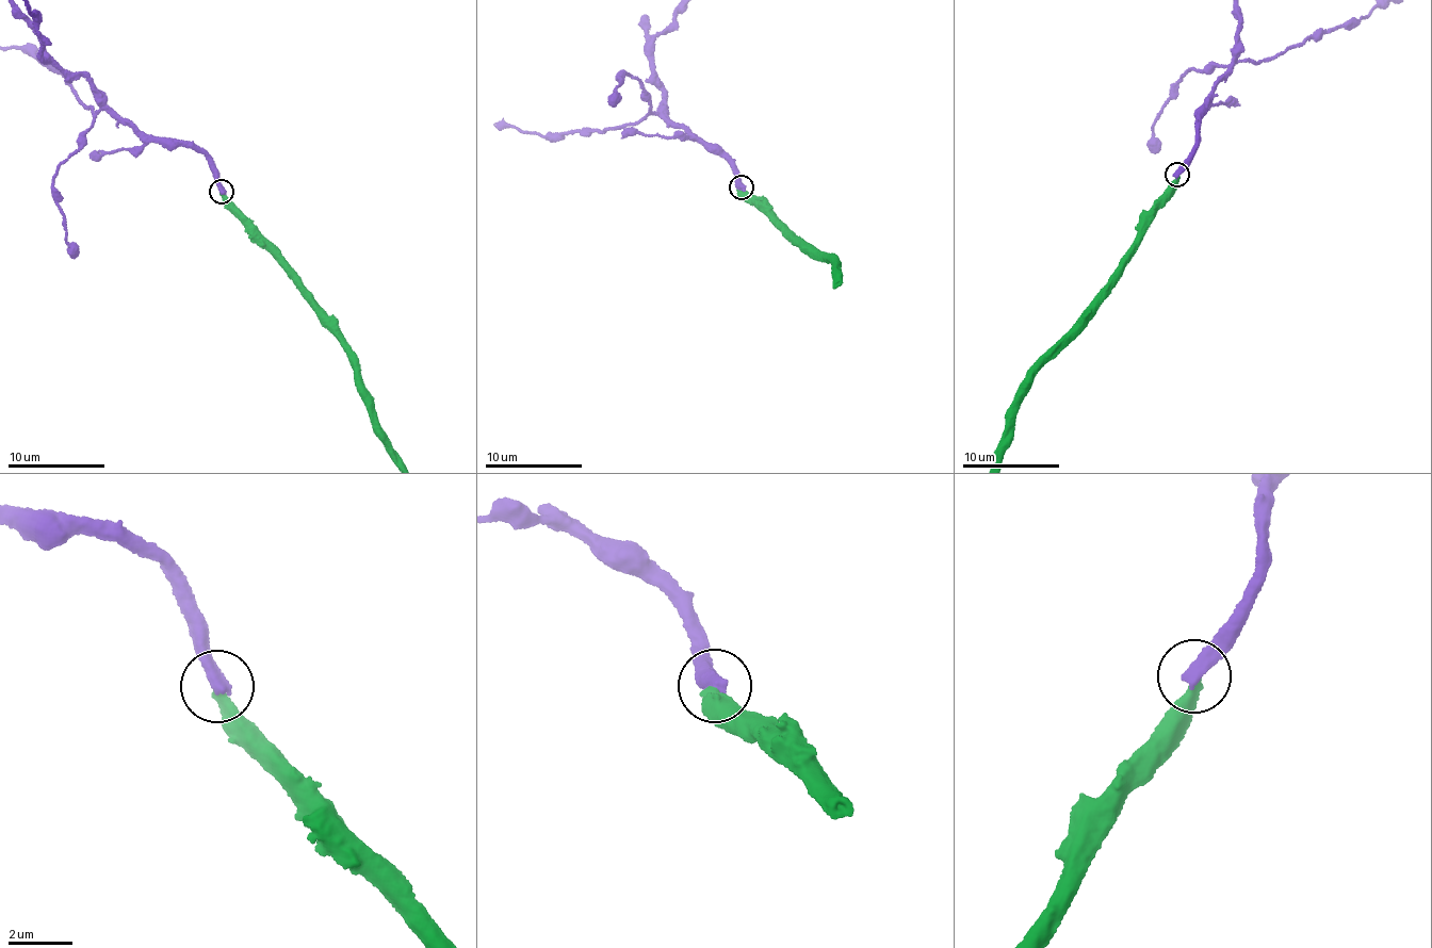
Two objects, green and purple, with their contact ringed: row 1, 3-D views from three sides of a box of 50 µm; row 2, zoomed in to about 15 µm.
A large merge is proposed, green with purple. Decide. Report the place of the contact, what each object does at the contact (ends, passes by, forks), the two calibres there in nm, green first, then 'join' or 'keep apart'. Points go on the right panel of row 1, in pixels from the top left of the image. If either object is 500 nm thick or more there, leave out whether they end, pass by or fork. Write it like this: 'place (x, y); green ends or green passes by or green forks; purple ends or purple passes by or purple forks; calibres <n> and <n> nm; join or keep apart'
place (1176, 175); green ends; purple ends; calibres 360 and 440 nm; keep apart

